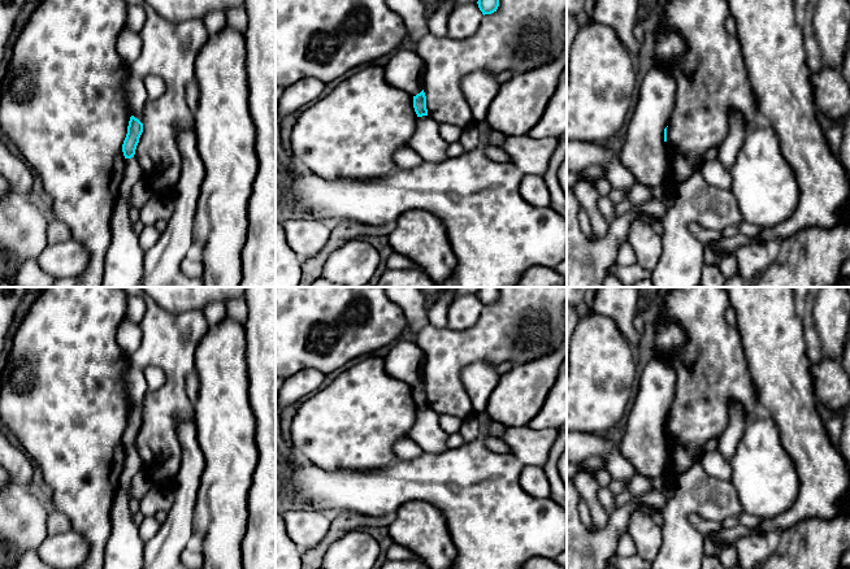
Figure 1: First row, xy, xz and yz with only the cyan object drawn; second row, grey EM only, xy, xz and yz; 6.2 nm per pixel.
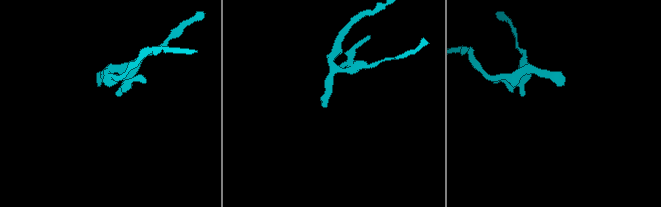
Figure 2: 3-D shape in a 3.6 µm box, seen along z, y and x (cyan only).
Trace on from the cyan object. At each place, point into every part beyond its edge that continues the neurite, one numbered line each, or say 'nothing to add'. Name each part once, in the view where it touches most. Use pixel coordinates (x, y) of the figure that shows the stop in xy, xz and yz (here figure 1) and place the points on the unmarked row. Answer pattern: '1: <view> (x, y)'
nothing to add

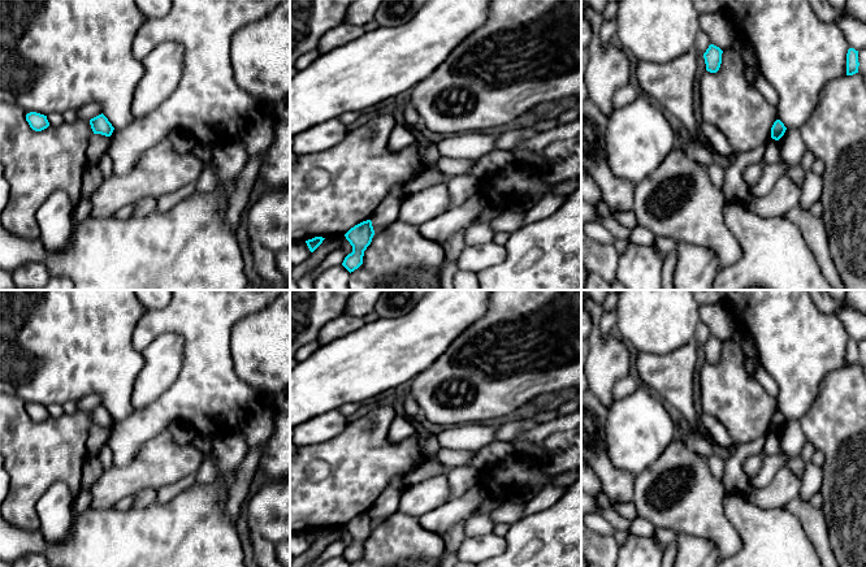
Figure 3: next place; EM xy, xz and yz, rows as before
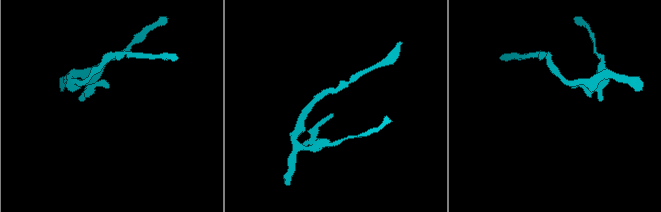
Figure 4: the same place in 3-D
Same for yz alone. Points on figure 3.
nothing to add

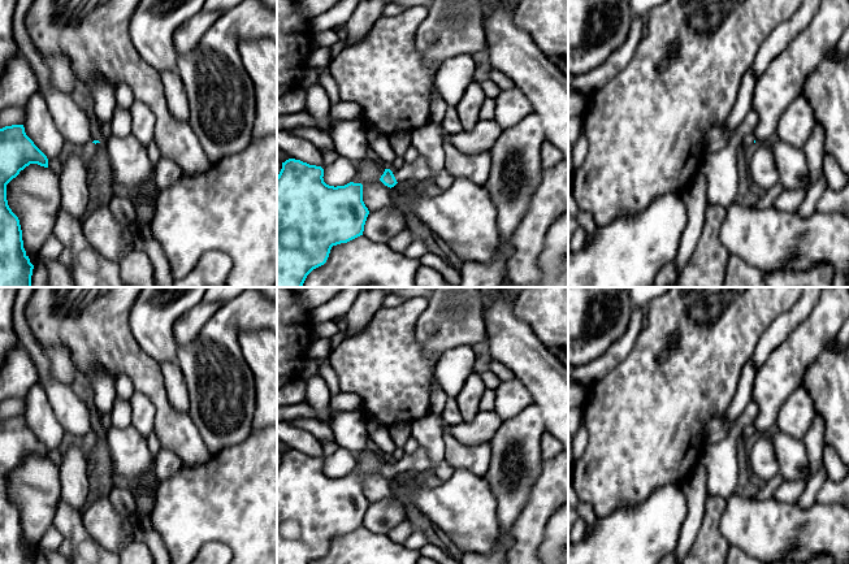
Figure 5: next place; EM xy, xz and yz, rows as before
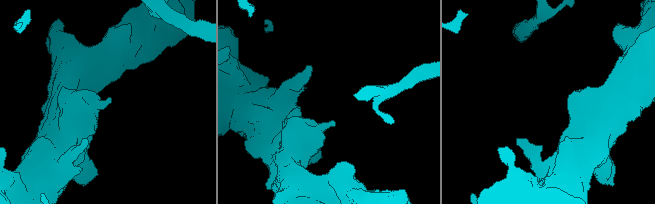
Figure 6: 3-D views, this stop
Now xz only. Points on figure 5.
1: xz (419, 461)

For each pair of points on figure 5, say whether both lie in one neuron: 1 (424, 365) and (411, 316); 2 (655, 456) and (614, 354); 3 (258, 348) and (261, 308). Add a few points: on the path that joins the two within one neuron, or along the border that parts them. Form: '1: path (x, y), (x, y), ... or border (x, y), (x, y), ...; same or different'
1: path (412, 354), (408, 350), (408, 328); same
2: border (636, 339), (632, 350), (594, 384); different
3: border (263, 328), (245, 330), (239, 335), (242, 356); different

